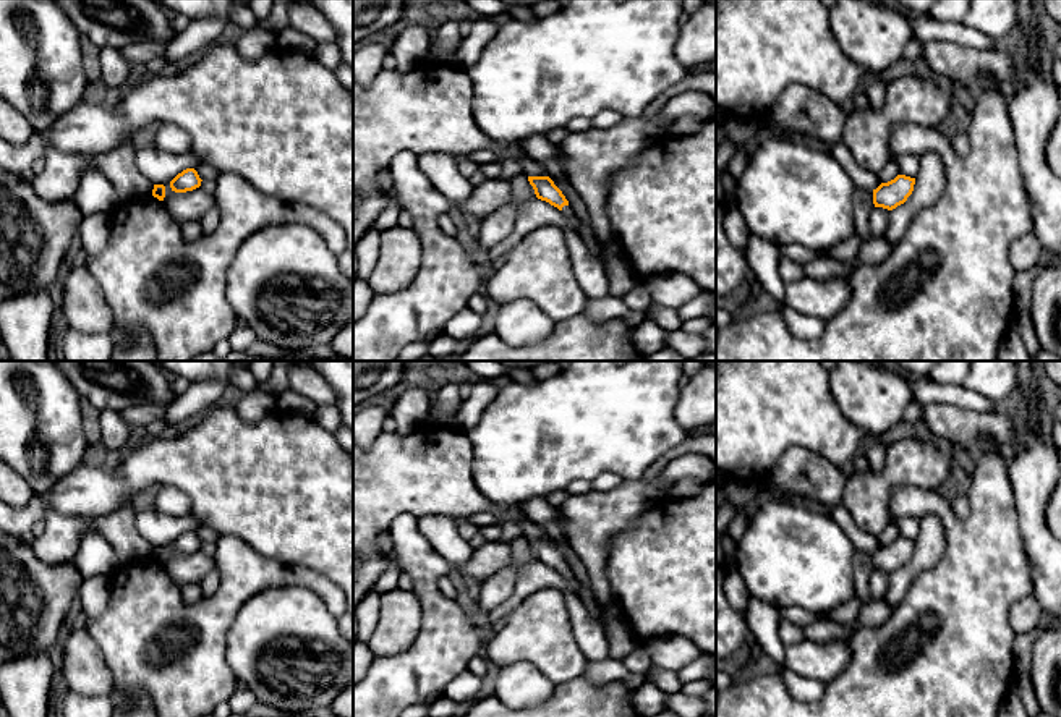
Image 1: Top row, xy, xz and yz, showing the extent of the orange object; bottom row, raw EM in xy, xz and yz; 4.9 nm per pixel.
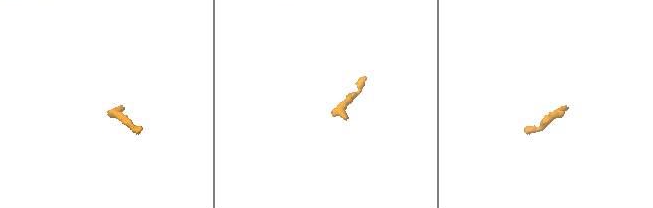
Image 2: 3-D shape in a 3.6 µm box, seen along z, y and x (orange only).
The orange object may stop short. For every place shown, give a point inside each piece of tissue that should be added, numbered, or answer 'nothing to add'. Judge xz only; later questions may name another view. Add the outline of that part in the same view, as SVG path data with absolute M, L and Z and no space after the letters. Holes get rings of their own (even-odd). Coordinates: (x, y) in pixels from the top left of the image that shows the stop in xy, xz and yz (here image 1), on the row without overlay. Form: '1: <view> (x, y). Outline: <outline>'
1: xz (567, 572). Outline: M569 566L569 568L564 568L564 570L562 570L562 575L565 576L565 579L567 579L570 589L577 594L578 583L577 583L577 579L575 579L575 576L573 576L572 568L570 568L570 566Z

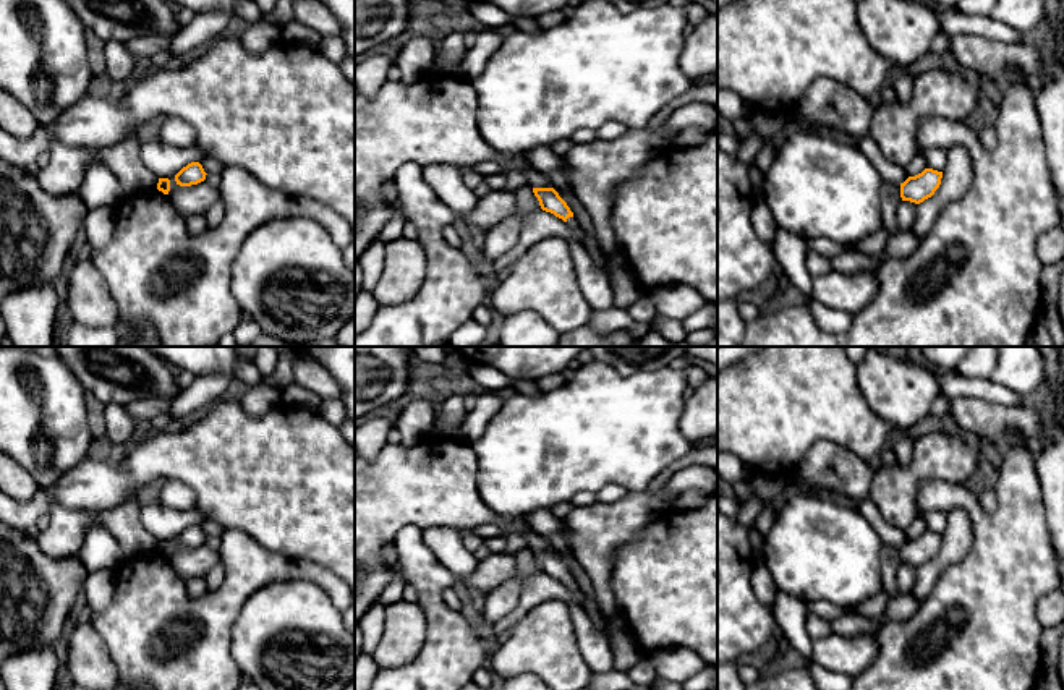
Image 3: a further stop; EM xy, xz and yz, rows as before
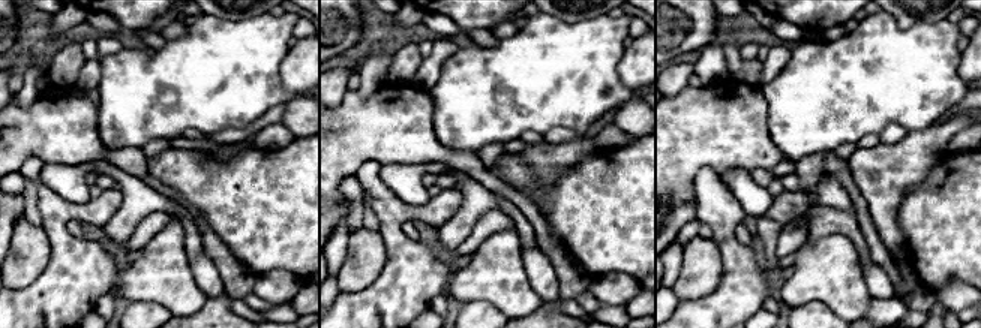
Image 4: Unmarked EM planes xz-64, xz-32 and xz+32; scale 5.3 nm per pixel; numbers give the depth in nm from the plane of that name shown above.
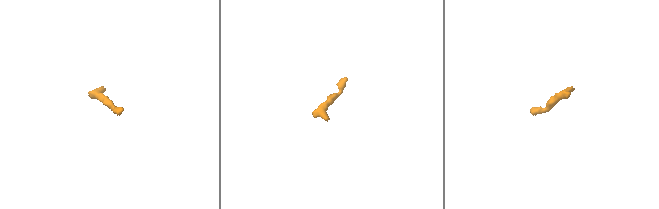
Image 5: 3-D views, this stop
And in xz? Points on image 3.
1: xz (572, 583). Outline: M573 578L573 580L568 580L568 581L567 581L567 586L570 588L570 591L572 591L575 601L581 606L583 594L581 594L581 591L580 591L580 588L578 588L577 580L575 580L575 578Z

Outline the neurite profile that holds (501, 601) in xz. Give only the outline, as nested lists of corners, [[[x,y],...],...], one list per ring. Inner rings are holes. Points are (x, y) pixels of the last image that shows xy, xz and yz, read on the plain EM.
[[[530,547],[512,552],[515,559],[513,575],[500,583],[497,588],[487,591],[484,603],[484,620],[496,624],[509,615],[520,599],[523,583],[528,577],[541,572],[538,560]]]

